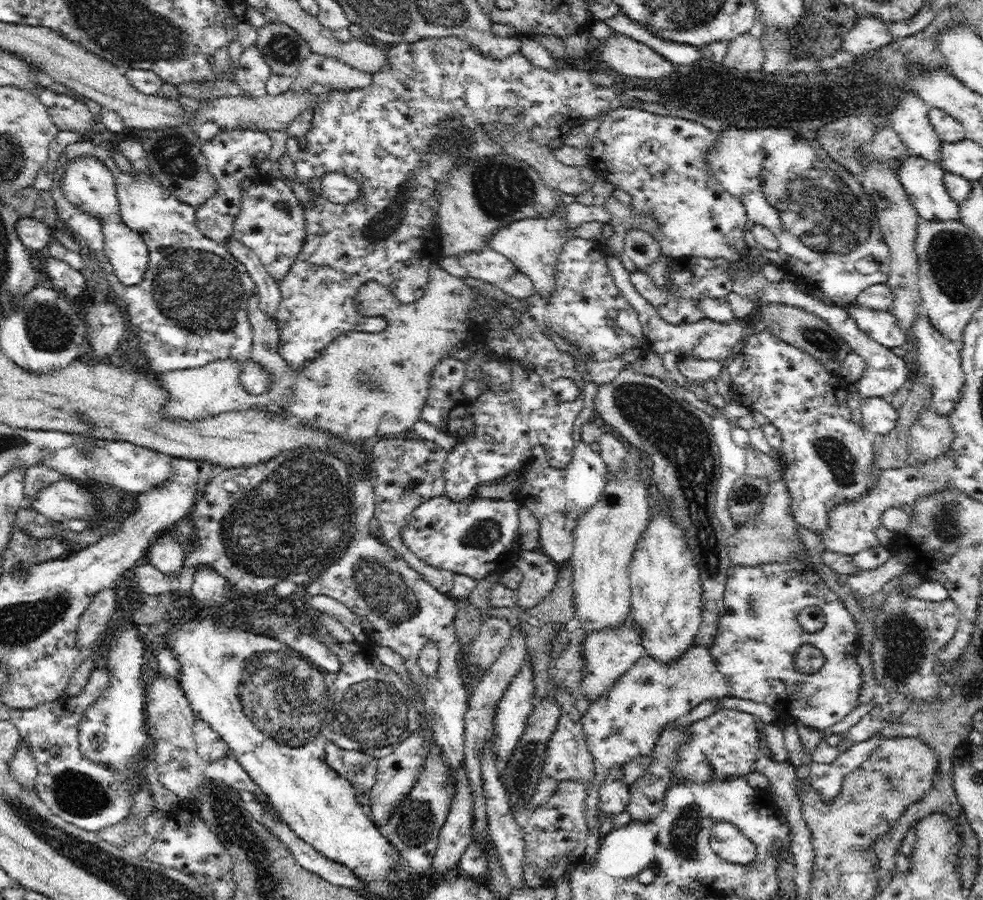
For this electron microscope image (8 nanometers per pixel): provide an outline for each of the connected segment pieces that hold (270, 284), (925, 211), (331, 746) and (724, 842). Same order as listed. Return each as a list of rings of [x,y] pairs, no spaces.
[[[230,238],[226,242],[228,250],[246,267],[252,280],[255,282],[259,296],[259,307],[268,315],[275,317],[278,304],[281,300],[279,281],[265,269],[259,256],[239,240]]]
[[[918,155],[903,158],[900,170],[897,172],[906,194],[910,197],[910,202],[919,214],[919,219],[926,221],[953,221],[959,220],[960,205],[952,200],[944,184],[944,174],[946,170],[938,163],[930,162]]]
[[[334,739],[325,746],[327,763],[356,789],[358,804],[369,804],[375,785],[377,759],[357,750],[344,750]]]
[[[730,822],[712,826],[710,847],[721,860],[736,865],[750,865],[757,856],[756,846]]]

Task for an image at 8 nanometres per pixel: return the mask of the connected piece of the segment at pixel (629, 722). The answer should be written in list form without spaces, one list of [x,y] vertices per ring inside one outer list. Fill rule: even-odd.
[[[693,644],[678,662],[656,662],[648,655],[640,658],[630,670],[618,677],[609,691],[591,703],[581,718],[584,738],[594,759],[594,778],[587,787],[585,800],[589,828],[587,848],[581,862],[594,858],[600,848],[599,788],[606,771],[613,766],[622,767],[632,758],[651,756],[666,724],[678,720],[705,700],[731,696],[729,692],[729,684],[717,669],[709,647]]]

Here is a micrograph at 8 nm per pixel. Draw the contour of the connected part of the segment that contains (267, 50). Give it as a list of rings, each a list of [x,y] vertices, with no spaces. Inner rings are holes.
[[[277,18],[257,30],[255,45],[270,67],[271,74],[296,77],[301,62],[312,54],[309,43]]]

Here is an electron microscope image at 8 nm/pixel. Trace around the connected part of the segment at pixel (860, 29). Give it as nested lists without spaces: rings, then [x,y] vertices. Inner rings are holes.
[[[862,15],[856,18],[856,24],[842,39],[842,50],[853,56],[862,56],[865,52],[878,50],[881,46],[890,44],[895,37],[888,31],[887,22],[872,15]]]

